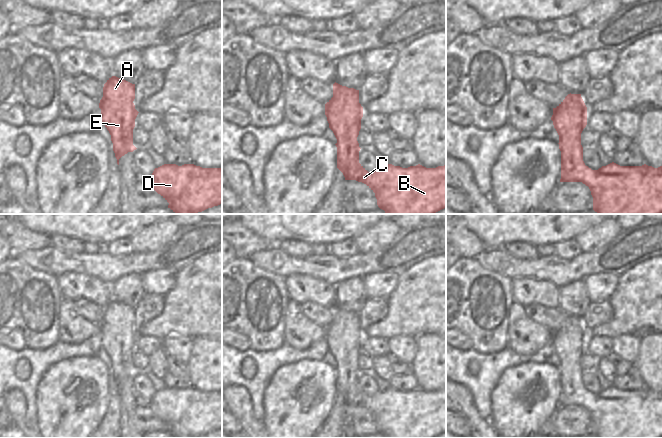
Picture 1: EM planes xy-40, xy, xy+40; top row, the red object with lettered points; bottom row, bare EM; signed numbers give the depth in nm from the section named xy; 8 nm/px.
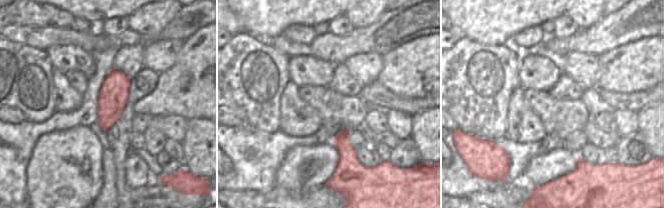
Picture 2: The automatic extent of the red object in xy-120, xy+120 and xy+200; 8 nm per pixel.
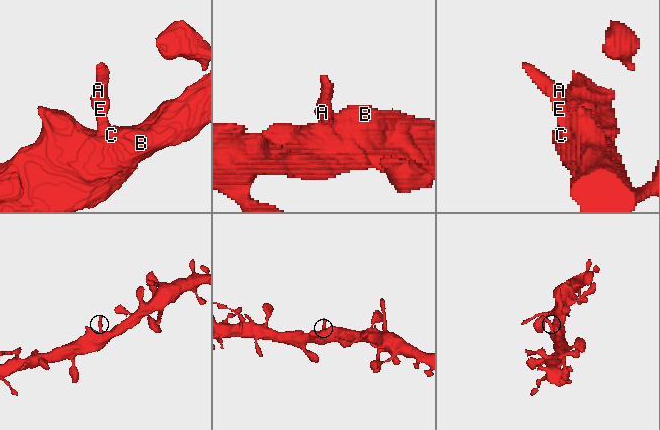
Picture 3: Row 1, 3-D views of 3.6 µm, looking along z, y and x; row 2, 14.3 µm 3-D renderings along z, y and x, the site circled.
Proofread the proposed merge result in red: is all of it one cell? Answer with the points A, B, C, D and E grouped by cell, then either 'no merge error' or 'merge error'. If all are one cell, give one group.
A B C D E; no merge error

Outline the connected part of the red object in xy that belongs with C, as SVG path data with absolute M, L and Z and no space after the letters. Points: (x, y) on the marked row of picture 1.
M338 83L333 84L333 97L325 104L325 115L329 128L337 143L337 168L345 180L356 180L366 184L374 193L377 205L386 214L435 214L446 208L446 165L426 168L420 164L402 168L388 164L368 172L359 163L359 143L357 137L361 129L363 107L359 103L359 90Z

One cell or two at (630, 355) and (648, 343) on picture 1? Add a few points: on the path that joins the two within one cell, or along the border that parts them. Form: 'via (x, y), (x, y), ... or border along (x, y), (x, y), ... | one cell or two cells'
border along (640, 337), (639, 356), (633, 365) | two cells

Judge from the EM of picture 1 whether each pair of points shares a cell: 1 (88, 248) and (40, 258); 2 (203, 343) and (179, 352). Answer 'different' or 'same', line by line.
1: different
2: different

